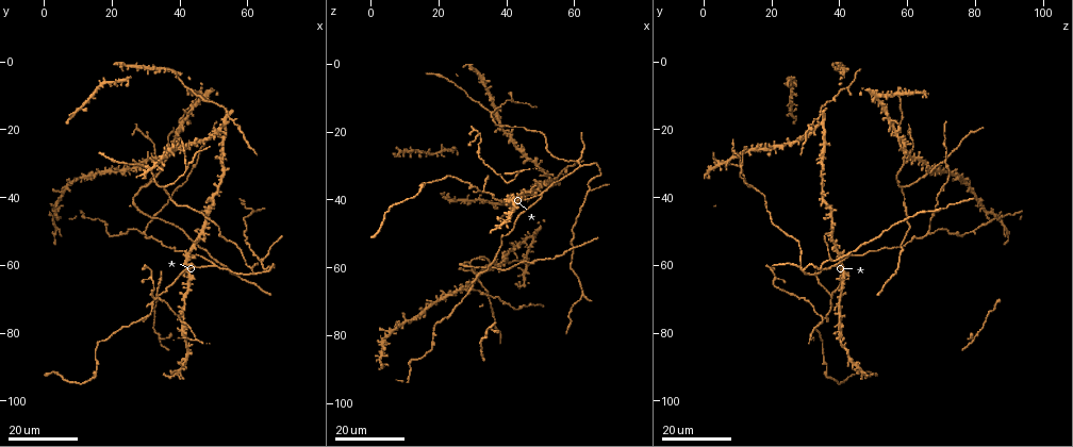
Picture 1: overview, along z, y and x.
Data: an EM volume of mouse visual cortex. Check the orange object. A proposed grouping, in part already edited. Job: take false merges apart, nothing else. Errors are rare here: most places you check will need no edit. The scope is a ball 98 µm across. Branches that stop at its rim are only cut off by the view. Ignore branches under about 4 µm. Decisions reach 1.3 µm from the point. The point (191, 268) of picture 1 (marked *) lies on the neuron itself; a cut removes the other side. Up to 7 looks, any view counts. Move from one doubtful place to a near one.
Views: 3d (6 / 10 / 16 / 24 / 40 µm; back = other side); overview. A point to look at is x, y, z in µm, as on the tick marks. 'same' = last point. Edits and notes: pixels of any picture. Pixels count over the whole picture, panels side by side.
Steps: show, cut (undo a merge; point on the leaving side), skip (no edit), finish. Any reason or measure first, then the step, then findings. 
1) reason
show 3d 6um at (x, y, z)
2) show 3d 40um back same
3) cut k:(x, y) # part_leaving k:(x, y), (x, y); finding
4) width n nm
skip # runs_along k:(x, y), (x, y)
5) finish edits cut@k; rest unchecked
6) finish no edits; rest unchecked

show 3d 16um at (50.0, 59.5, 39.0)

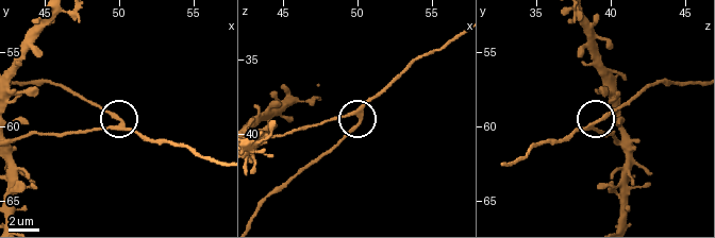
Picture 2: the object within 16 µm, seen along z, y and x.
show 3d 10um at (50.4, 59.8, 38.8)

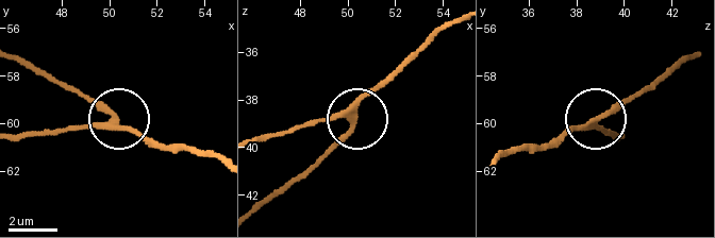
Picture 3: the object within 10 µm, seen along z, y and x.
width 220 nm
skip # runs_along 3:(21, 136), (52, 136), (119, 120), (166, 147); continuous, no second neuron

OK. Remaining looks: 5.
three arms meet
show 3d 24um at (33.5, 69.0, 37.5)

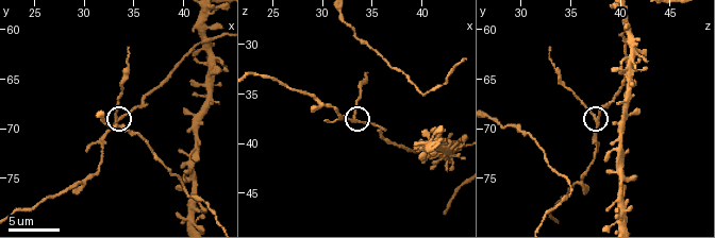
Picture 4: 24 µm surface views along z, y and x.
show 3d 6um at (33.2, 69.2, 37.4)

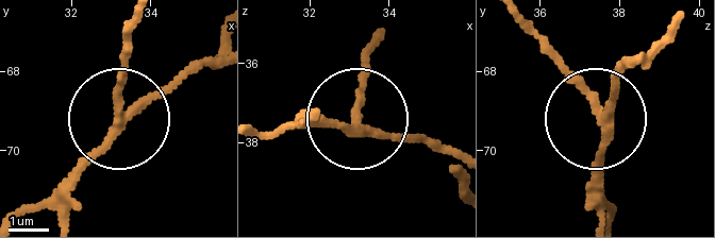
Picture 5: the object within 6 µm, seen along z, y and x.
show 3d 6um back at (33.20, 69.00, 37.55)

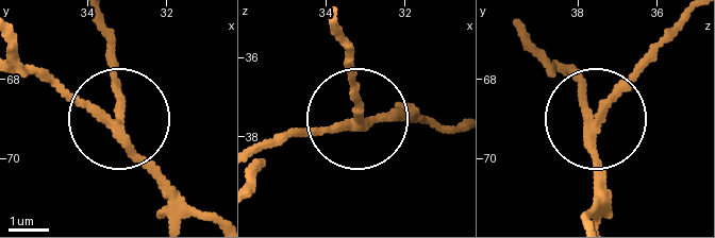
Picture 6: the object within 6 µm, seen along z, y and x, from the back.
side_arm 9 um; arms 3
cut 6:(113, 75) # a second neuron is stuck on

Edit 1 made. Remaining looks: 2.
a fork
show 3d 24um at (42.0, 30.5, 11.0)

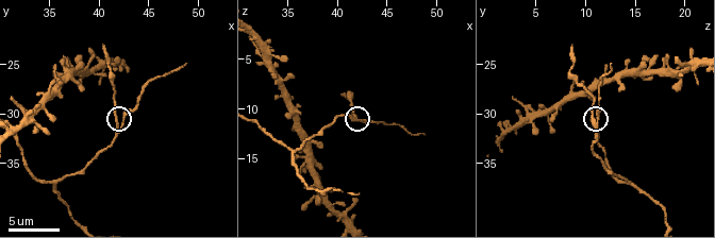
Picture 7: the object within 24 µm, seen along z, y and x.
closer look
show 3d 6um at (41.6, 30.8, 10.8)

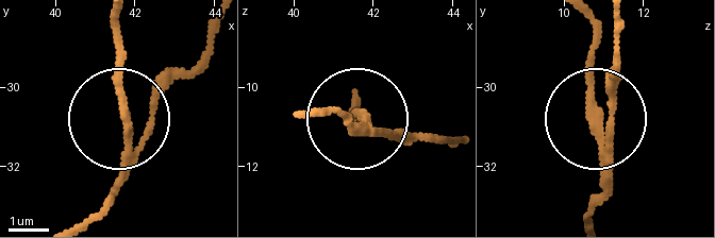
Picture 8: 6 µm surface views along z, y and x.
arms 3
cut 8:(121, 103) # two neurons meet here

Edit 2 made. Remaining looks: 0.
finish edits cut@6, cut@8; rest unchecked

